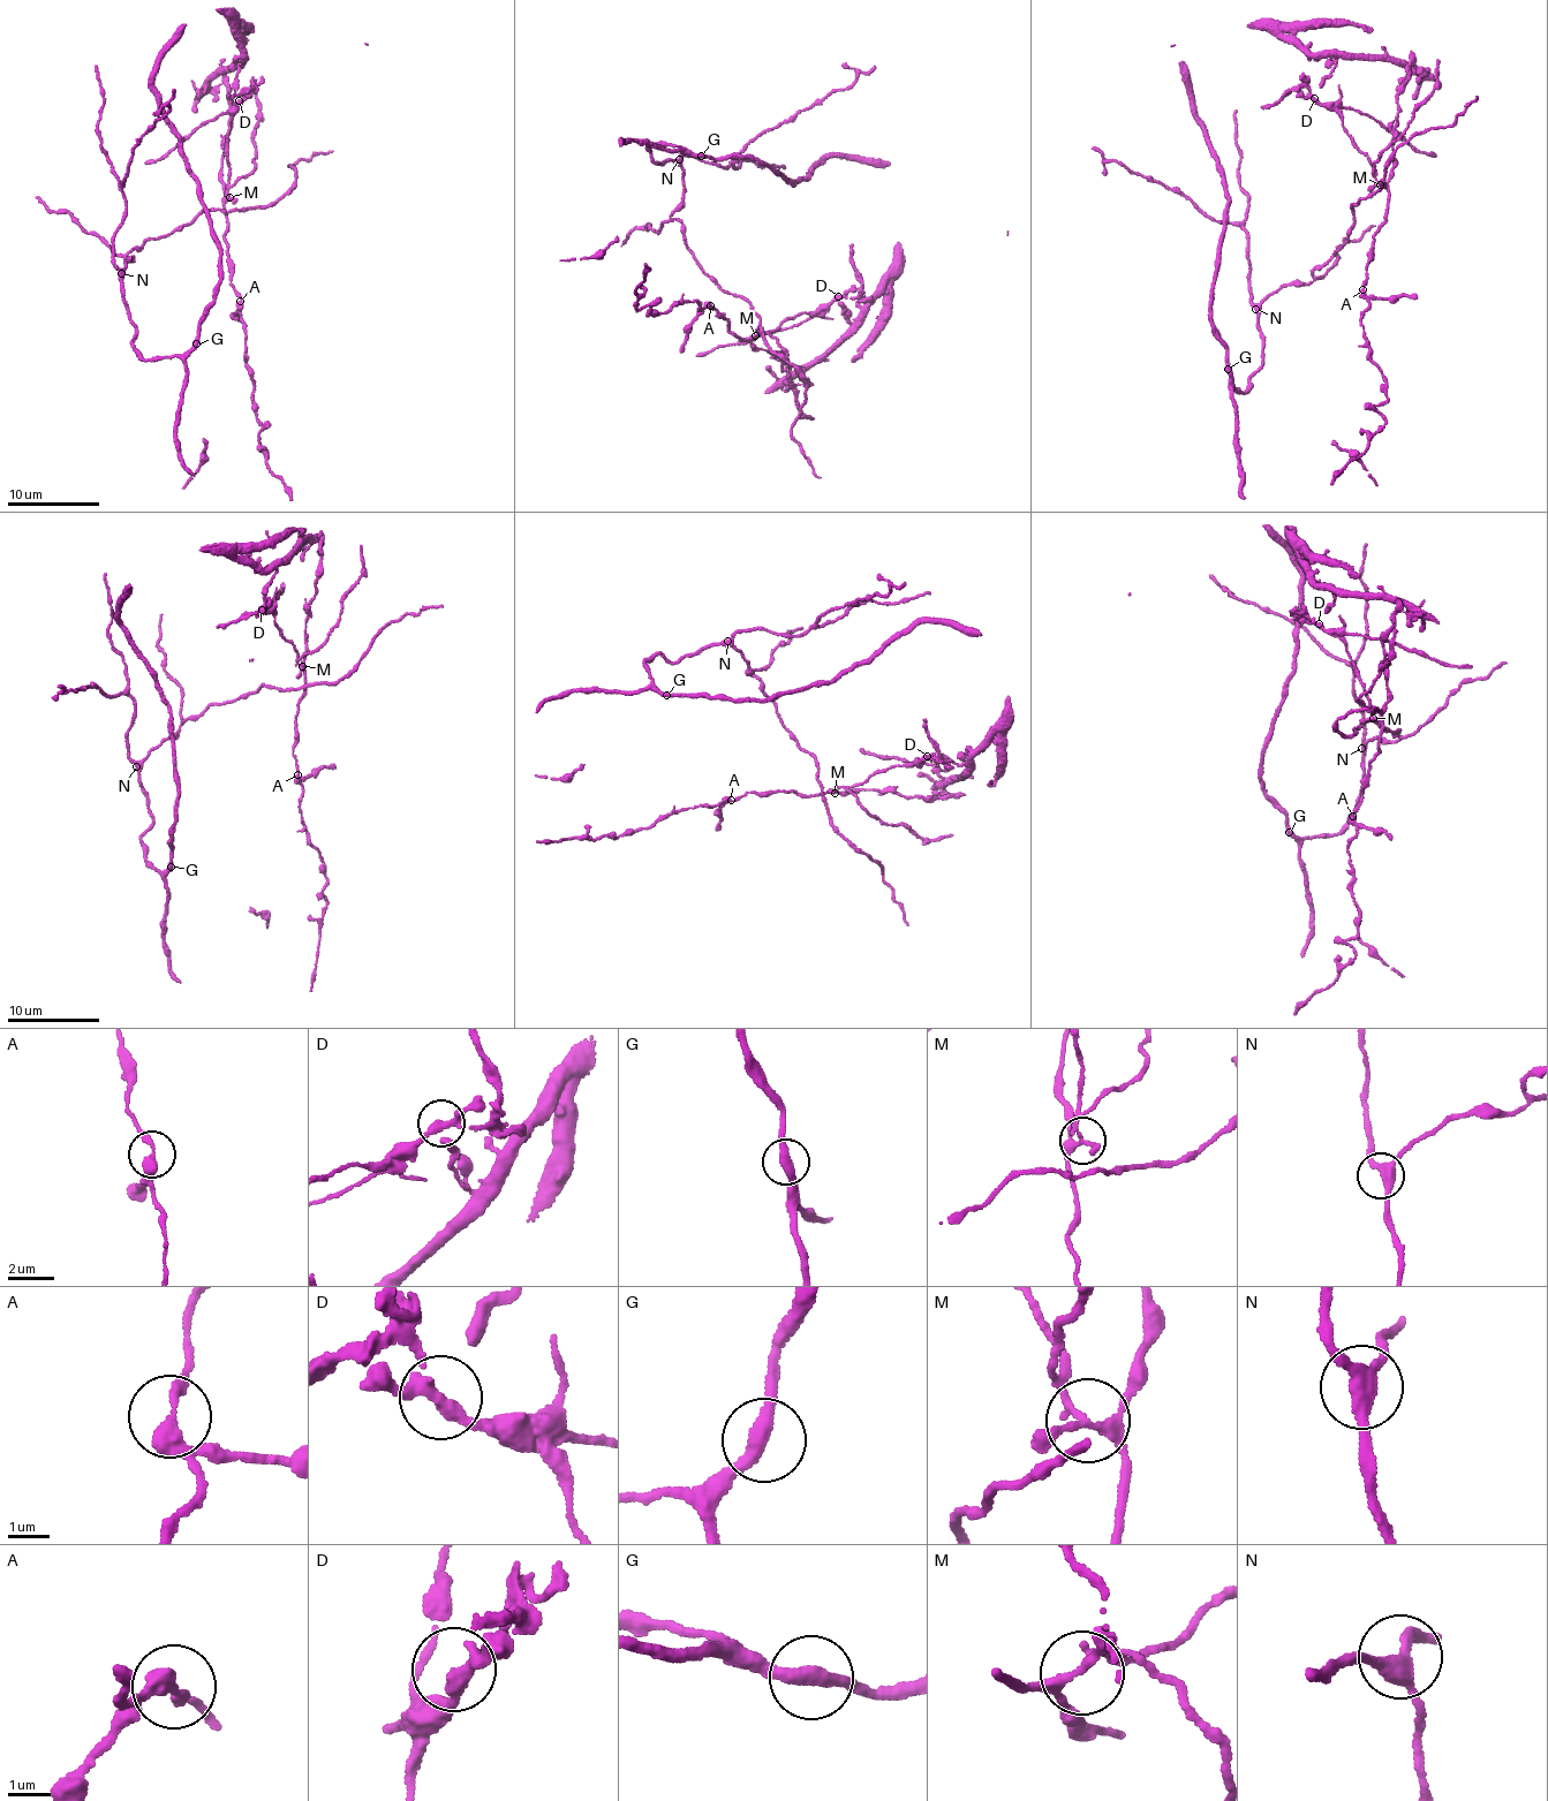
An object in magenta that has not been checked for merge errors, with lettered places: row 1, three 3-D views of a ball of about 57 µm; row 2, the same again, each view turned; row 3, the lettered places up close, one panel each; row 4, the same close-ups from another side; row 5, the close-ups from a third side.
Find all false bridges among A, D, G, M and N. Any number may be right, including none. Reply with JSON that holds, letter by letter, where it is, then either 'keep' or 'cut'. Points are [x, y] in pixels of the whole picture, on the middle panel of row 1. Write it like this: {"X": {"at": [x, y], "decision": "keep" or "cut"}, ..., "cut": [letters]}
{"A": {"at": [710, 305], "decision": "cut"}, "D": {"at": [838, 296], "decision": "cut"}, "G": {"at": [701, 156], "decision": "keep"}, "M": {"at": [755, 335], "decision": "cut"}, "N": {"at": [679, 159], "decision": "keep"}, "cut": ["A", "D", "M"]}

